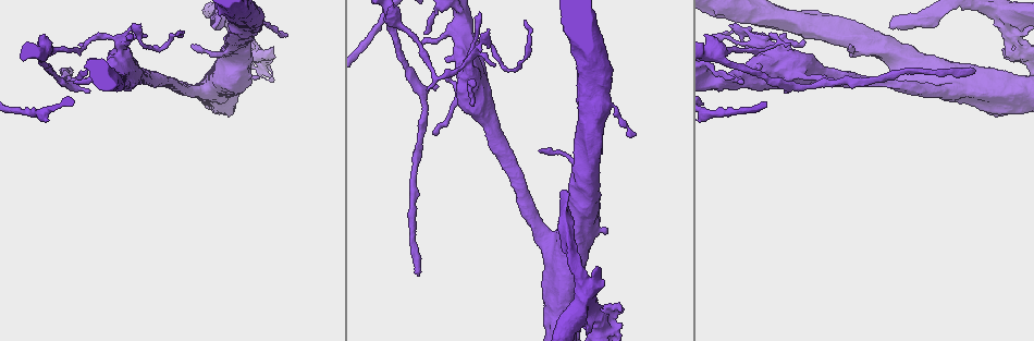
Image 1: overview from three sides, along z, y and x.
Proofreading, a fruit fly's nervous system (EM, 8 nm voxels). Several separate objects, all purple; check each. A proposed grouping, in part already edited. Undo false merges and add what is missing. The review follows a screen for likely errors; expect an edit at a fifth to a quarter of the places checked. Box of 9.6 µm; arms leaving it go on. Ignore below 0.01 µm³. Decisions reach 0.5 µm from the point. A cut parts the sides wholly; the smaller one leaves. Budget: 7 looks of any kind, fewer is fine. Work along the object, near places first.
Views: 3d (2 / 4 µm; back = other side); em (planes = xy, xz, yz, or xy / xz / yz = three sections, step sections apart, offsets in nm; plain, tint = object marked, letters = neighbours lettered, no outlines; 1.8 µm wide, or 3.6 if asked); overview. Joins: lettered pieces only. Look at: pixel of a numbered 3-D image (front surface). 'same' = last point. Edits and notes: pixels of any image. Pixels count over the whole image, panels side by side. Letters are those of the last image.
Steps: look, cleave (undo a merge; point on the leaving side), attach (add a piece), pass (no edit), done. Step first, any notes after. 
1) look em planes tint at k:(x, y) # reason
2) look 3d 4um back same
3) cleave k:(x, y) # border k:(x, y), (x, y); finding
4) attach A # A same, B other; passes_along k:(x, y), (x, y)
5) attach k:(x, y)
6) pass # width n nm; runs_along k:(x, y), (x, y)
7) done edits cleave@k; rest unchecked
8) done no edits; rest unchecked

look 3d 4um at 1:(125, 38) # abrupt turn

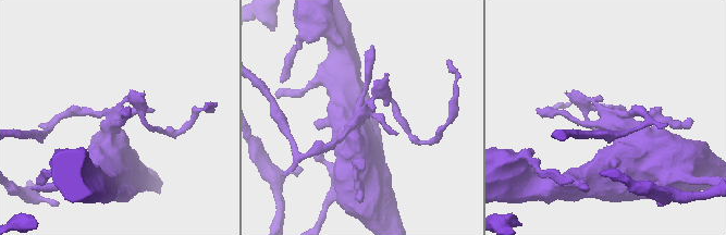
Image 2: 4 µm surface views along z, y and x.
look em xy step 4 letters at 2:(605, 114) # shape alone is not enough

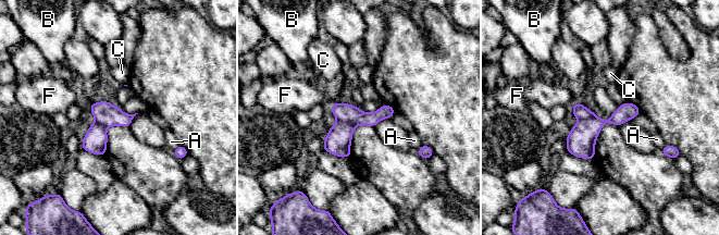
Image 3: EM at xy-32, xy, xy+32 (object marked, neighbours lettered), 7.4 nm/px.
look em planes letters same

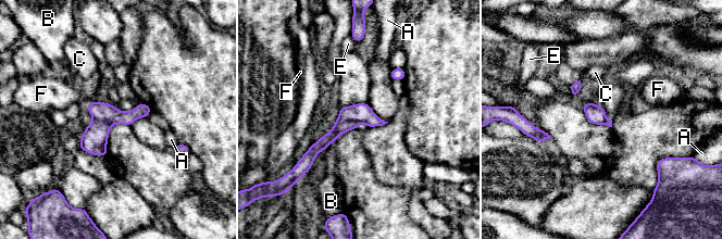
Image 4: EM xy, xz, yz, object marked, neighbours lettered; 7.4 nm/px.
cleave 4:(361, 112) # A other, B other, C other, E other, F other; two cells meet here

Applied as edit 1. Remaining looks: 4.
look overview

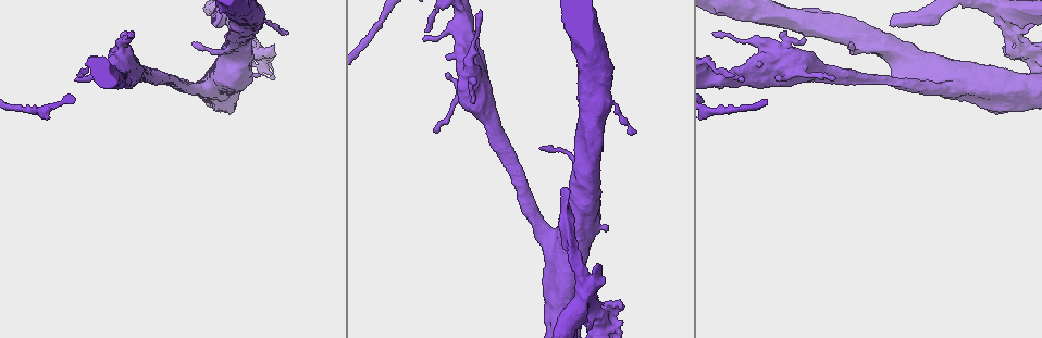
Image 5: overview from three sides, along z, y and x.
look em xz step 16 letters at 5:(623, 309) # free end

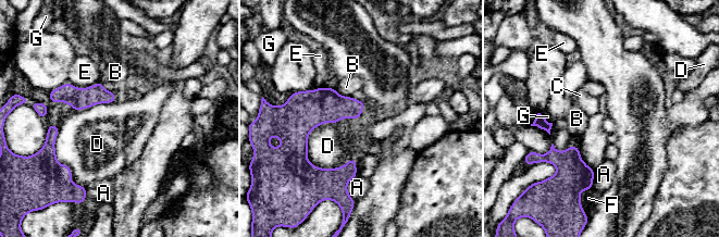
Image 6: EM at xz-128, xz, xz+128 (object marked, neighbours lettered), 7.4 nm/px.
look em planes letters same

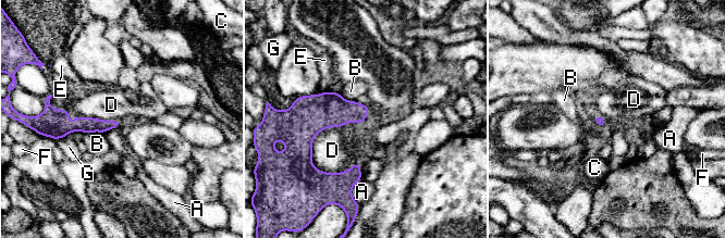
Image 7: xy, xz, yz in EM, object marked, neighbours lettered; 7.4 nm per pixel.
pass # A other, B other, C other, D other, E other, F other, G other; runs_along 7:(57, 115), (66, 125), (118, 124); no lettered piece goes on from it

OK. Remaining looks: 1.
done edits cleave@4; rest unchecked

